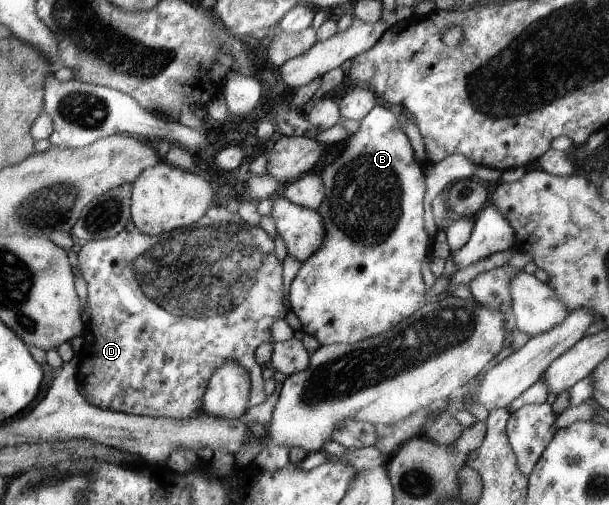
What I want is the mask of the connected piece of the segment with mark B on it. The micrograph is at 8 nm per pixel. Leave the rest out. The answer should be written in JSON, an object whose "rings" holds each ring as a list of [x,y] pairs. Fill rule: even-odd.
{"rings":[[[378,102],[377,105],[360,120],[358,130],[352,134],[348,134],[348,138],[344,140],[344,149],[340,152],[330,164],[328,164],[319,175],[324,184],[324,199],[318,208],[322,220],[325,222],[326,236],[322,246],[309,257],[302,261],[301,267],[298,268],[292,287],[290,288],[290,304],[294,314],[298,316],[302,322],[302,332],[312,334],[320,340],[320,345],[332,345],[335,343],[353,344],[370,337],[381,335],[382,332],[397,327],[402,320],[408,319],[414,315],[424,305],[424,280],[422,280],[422,262],[428,258],[430,252],[430,237],[424,227],[424,197],[426,194],[426,180],[424,180],[424,170],[418,164],[414,150],[410,146],[410,140],[406,138],[403,130],[400,130],[400,122],[398,118],[388,110],[388,106]]]}

